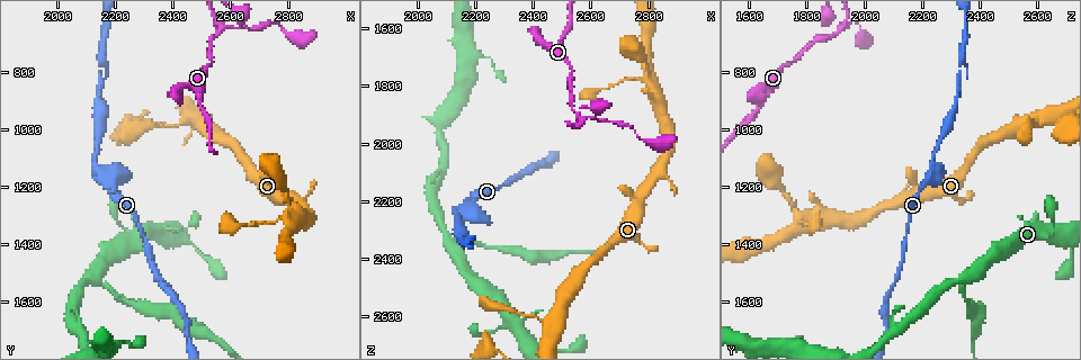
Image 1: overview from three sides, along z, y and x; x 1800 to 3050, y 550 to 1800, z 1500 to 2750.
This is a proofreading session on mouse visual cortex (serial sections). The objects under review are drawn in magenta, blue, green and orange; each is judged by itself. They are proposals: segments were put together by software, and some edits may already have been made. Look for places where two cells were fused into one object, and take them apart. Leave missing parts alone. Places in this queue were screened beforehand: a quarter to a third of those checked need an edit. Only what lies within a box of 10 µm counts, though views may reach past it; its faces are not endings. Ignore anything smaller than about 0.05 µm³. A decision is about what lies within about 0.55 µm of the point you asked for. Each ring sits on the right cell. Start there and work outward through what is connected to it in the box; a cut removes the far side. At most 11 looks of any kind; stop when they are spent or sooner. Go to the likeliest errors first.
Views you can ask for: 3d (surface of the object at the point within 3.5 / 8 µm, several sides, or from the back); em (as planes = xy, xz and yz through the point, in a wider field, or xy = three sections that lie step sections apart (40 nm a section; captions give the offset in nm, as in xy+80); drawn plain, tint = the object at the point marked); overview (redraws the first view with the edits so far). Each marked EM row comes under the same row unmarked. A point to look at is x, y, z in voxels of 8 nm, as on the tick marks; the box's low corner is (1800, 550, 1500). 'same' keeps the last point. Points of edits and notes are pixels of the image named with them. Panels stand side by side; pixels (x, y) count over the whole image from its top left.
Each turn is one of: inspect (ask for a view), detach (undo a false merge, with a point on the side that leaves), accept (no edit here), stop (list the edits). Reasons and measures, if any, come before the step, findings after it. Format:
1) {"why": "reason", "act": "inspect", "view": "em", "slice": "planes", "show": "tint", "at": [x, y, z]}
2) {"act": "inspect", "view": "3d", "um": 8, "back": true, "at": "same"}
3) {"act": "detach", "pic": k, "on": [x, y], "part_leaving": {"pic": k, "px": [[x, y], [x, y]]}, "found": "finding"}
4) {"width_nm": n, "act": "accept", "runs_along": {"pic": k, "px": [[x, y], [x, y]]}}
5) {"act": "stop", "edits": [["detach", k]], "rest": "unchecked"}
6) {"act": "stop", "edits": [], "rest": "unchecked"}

{"why": "arms part here", "act": "inspect", "view": "3d", "um": 3.5, "at": [2570, 660, 1910]}

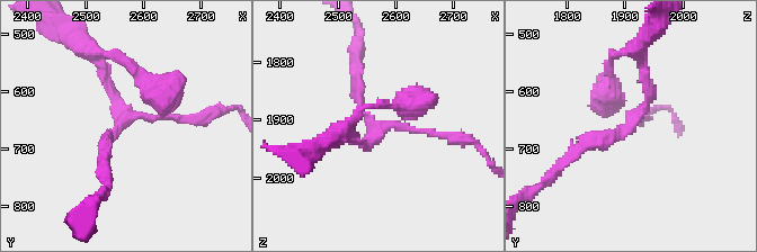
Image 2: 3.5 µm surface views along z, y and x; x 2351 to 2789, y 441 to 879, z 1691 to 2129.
{"arms": 3, "arm_widths_nm": [100, 150, 200], "act": "inspect", "view": "em", "slice": "xy", "step": 1, "show": "tint", "at": [2575, 650, 1910]}

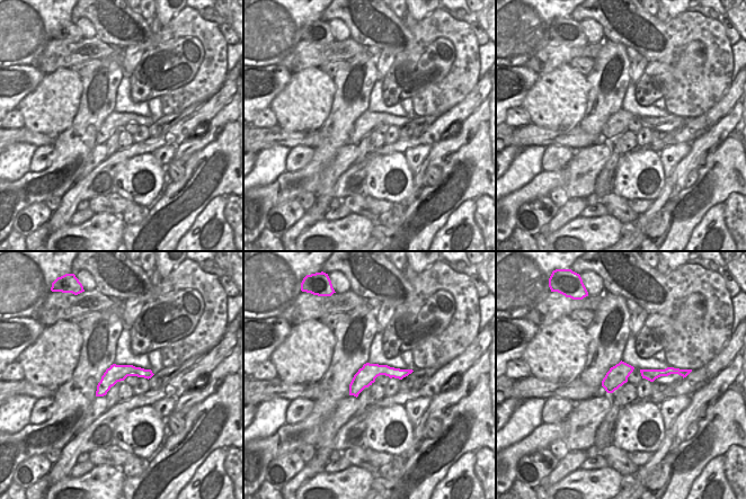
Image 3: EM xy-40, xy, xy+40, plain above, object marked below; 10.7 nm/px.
{"act": "accept", "runs_along": {"pic": 2, "px": [[355, 70], [358, 107], [379, 127], [452, 135]]}, "found": "one cell here"}

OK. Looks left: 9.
{"act": "inspect", "view": "em", "slice": "xy", "step": 3, "show": "tint", "at": [2130, 1520, 2360]}

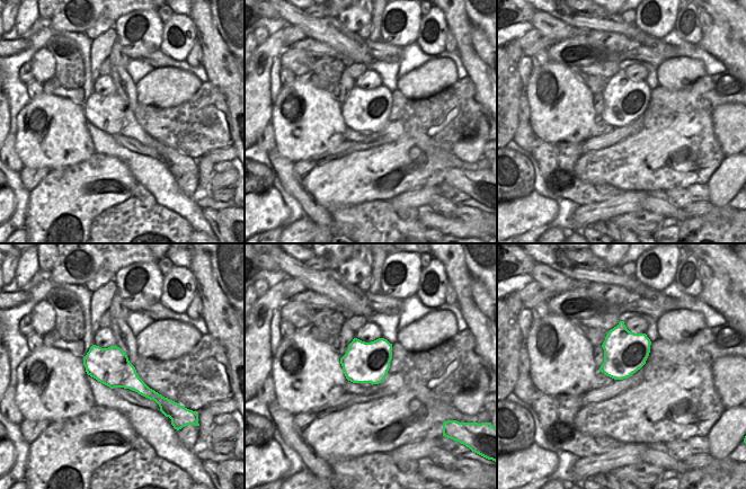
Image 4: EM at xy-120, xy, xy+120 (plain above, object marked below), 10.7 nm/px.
{"act": "inspect", "view": "3d", "um": 3.5, "at": "same"}

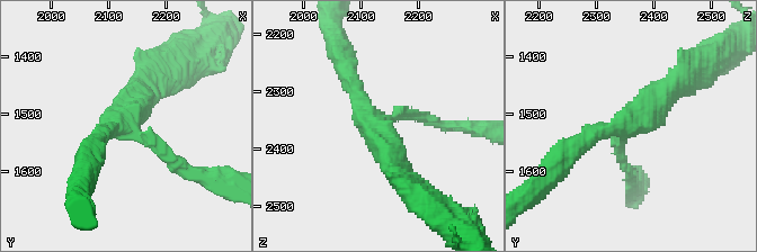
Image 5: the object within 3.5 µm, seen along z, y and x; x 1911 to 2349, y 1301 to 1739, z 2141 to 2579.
{"arms": 3, "act": "detach", "pic": 5, "on": [170, 156], "part_leaving": {"pic": 5, "px": [[141, 135], [186, 170], [231, 187]]}, "found": "a second cell is stuck on"}

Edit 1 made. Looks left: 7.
{"act": "inspect", "view": "3d", "um": 3.5, "back": true, "at": [2170, 1170, 2220]}

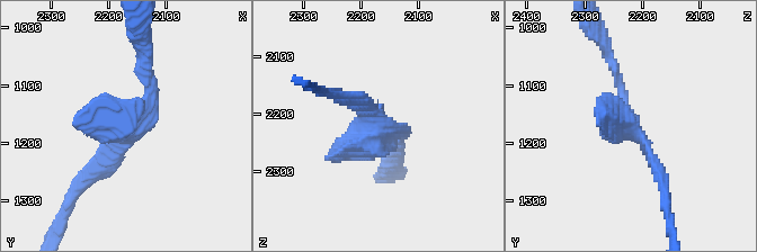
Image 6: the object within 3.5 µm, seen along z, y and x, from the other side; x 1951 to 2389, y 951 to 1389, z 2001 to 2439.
{"why": "shape alone is not enough", "act": "inspect", "view": "em", "slice": "planes", "show": "tint", "at": [2170, 1170, 2225]}

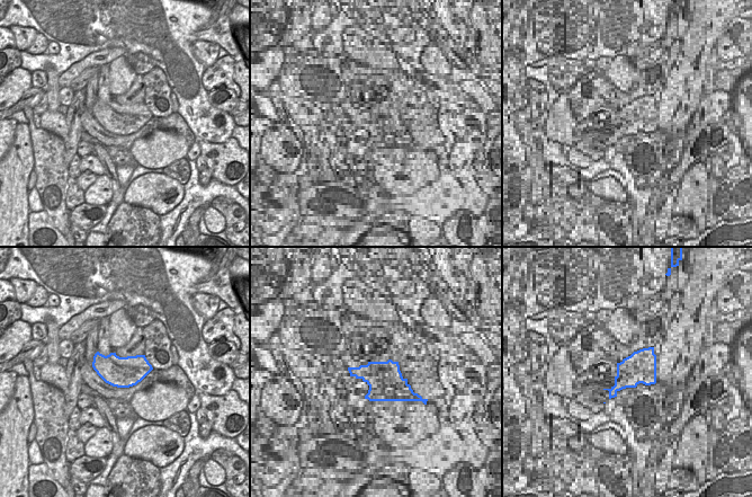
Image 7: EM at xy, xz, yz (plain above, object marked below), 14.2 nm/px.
{"why": "cut it another way", "act": "inspect", "view": "em", "slice": "xy", "step": 3, "show": "tint", "at": "same"}

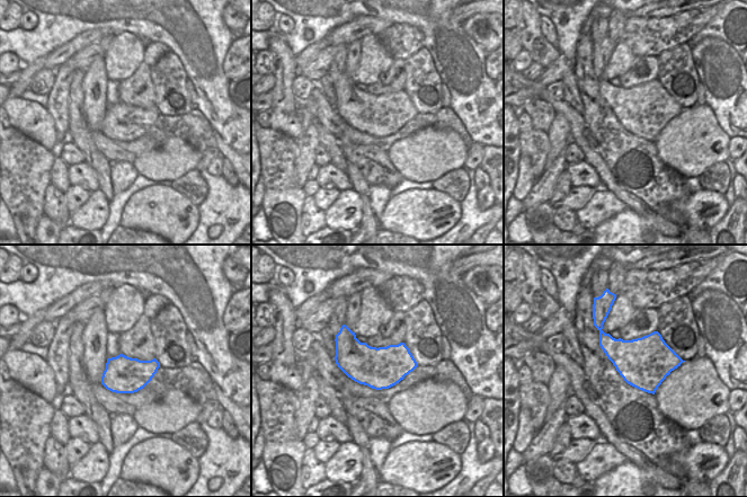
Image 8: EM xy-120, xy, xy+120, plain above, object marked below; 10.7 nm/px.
{"act": "accept", "runs_along": {"pic": 6, "px": [[88, 174], [151, 98], [147, 64]]}, "found": "continuous, no second cell"}

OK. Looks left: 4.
{"why": "thin arm on a thick one", "act": "inspect", "view": "3d", "um": 8, "at": [2810, 1330, 1800]}

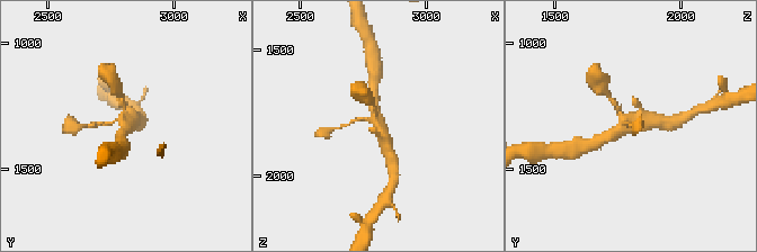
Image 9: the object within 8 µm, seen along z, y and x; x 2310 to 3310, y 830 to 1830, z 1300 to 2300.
{"act": "inspect", "view": "3d", "um": 3.5, "at": "same"}

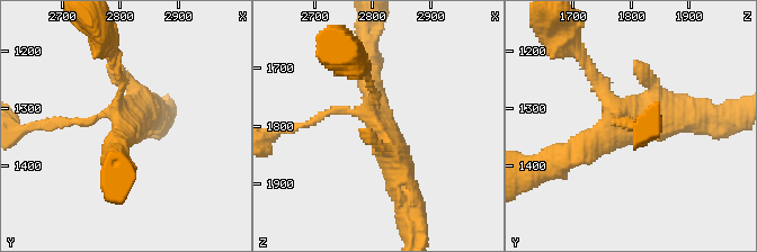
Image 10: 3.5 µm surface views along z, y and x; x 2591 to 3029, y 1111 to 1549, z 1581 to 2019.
{"arm_widths_nm": [100, 150, 350, 350], "act": "accept", "runs_along": {"pic": 10, "px": [[403, 194], [385, 153], [368, 63]]}, "found": "one cell here"}

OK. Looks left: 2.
{"act": "stop", "edits": [["detach", 5]], "rest": "unchecked"}

